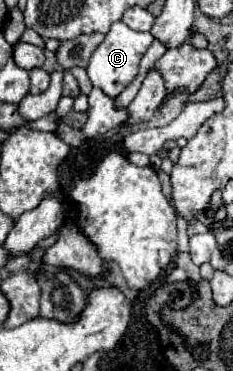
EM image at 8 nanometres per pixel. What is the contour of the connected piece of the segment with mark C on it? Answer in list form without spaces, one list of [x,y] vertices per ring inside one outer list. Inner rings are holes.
[[[117,21],[111,25],[111,31],[105,35],[105,41],[95,49],[95,53],[89,59],[87,75],[95,87],[99,87],[105,95],[117,97],[139,73],[139,61],[143,53],[151,47],[153,35],[151,33],[139,33],[129,29],[123,21]]]

